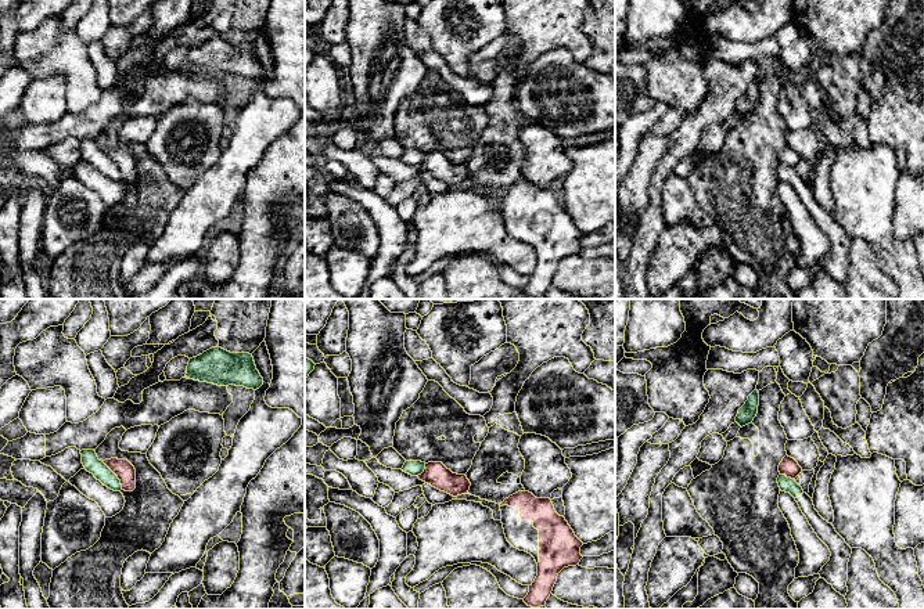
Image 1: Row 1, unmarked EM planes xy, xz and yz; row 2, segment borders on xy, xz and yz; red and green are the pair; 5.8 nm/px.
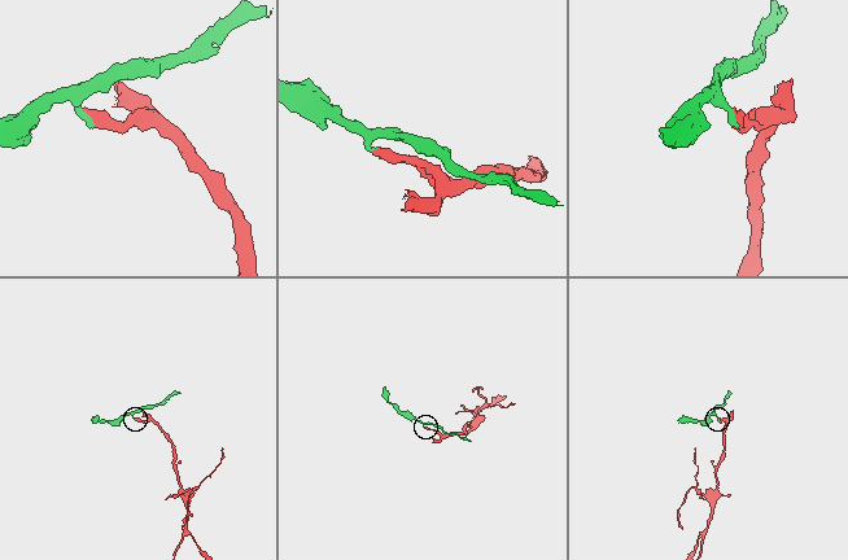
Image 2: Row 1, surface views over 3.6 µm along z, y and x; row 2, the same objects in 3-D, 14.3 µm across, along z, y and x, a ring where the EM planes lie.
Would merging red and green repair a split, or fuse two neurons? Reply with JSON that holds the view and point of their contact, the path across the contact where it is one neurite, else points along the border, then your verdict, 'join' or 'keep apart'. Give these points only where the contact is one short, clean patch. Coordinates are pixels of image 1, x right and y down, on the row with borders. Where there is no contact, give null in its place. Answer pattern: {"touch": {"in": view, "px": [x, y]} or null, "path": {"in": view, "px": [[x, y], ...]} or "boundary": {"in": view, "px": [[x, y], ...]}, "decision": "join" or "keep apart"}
{"touch": {"in": "xy", "px": [114, 472]}, "boundary": {"in": "xy", "px": [[99, 460], [117, 476], [122, 489]]}, "decision": "keep apart"}

